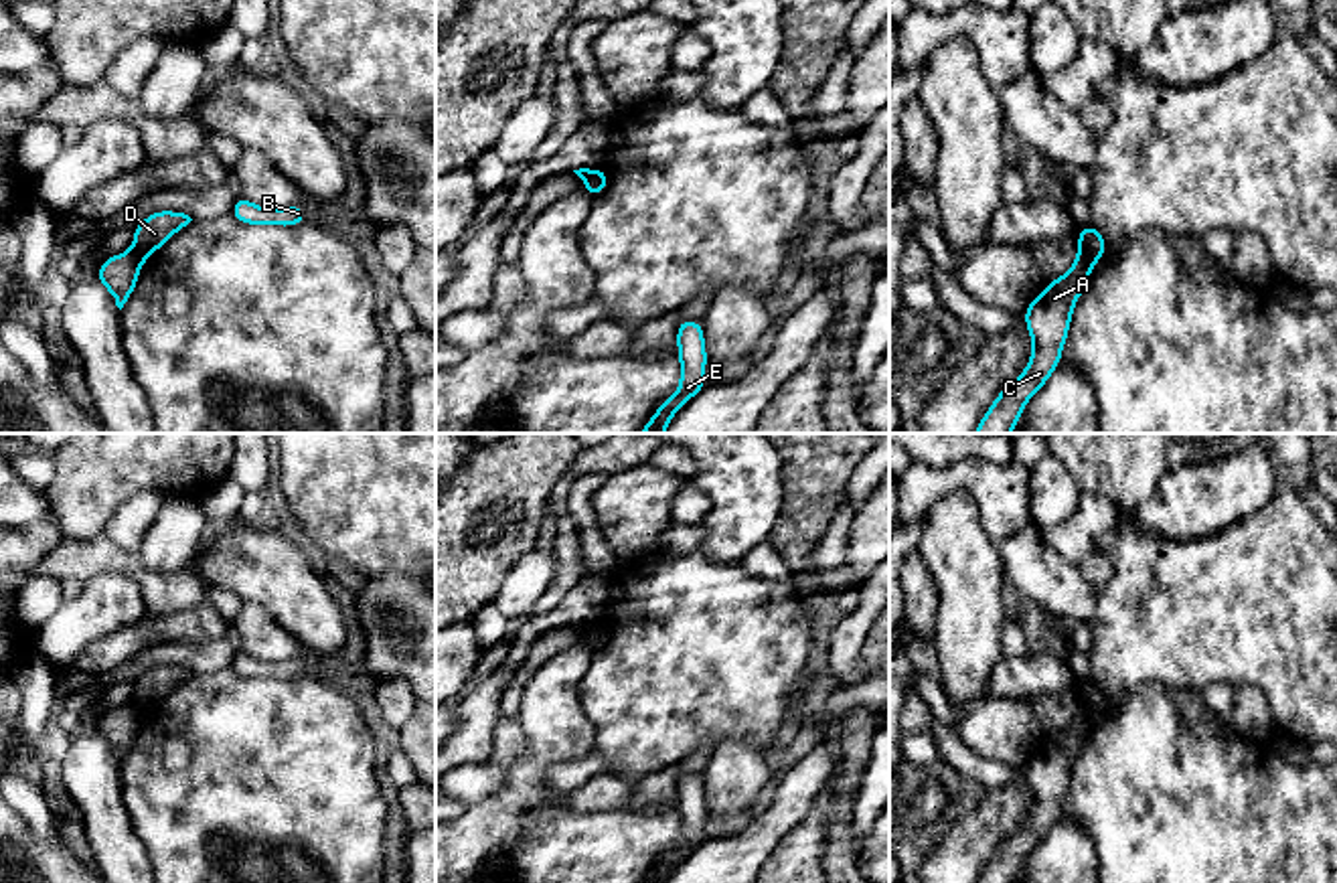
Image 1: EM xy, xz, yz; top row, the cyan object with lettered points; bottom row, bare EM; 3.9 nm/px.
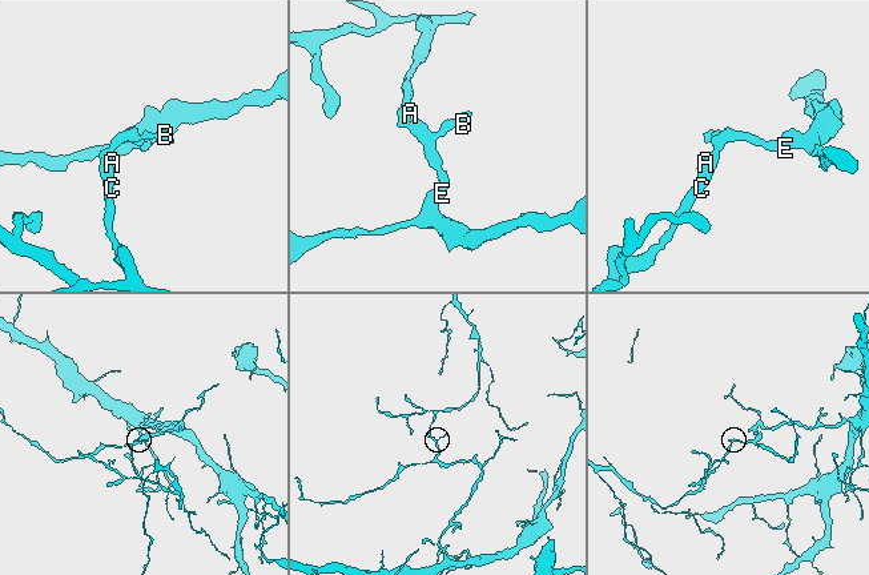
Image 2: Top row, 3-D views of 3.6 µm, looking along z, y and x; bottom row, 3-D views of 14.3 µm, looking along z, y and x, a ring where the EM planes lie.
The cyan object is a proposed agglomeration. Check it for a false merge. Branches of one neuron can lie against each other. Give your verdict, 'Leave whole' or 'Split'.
Split

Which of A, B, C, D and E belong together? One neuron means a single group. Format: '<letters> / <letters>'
A C / B D E

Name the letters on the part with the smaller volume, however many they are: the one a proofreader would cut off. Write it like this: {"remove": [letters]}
{"remove": ["A", "C"]}

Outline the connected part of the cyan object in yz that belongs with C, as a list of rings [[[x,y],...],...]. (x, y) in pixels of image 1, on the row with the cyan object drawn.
[[[1078,253],[1070,271],[1045,286],[1045,290],[1023,312],[1033,338],[1027,369],[1005,387],[985,413],[974,433],[1011,433],[1025,403],[1045,385],[1059,367],[1061,348],[1068,338],[1072,310],[1092,275],[1094,261]]]

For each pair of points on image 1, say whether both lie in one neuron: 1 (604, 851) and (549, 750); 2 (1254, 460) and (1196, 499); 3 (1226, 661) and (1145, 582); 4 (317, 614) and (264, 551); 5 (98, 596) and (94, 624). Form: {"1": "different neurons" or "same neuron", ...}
{"1": "same neuron", "2": "same neuron", "3": "same neuron", "4": "same neuron", "5": "same neuron"}

